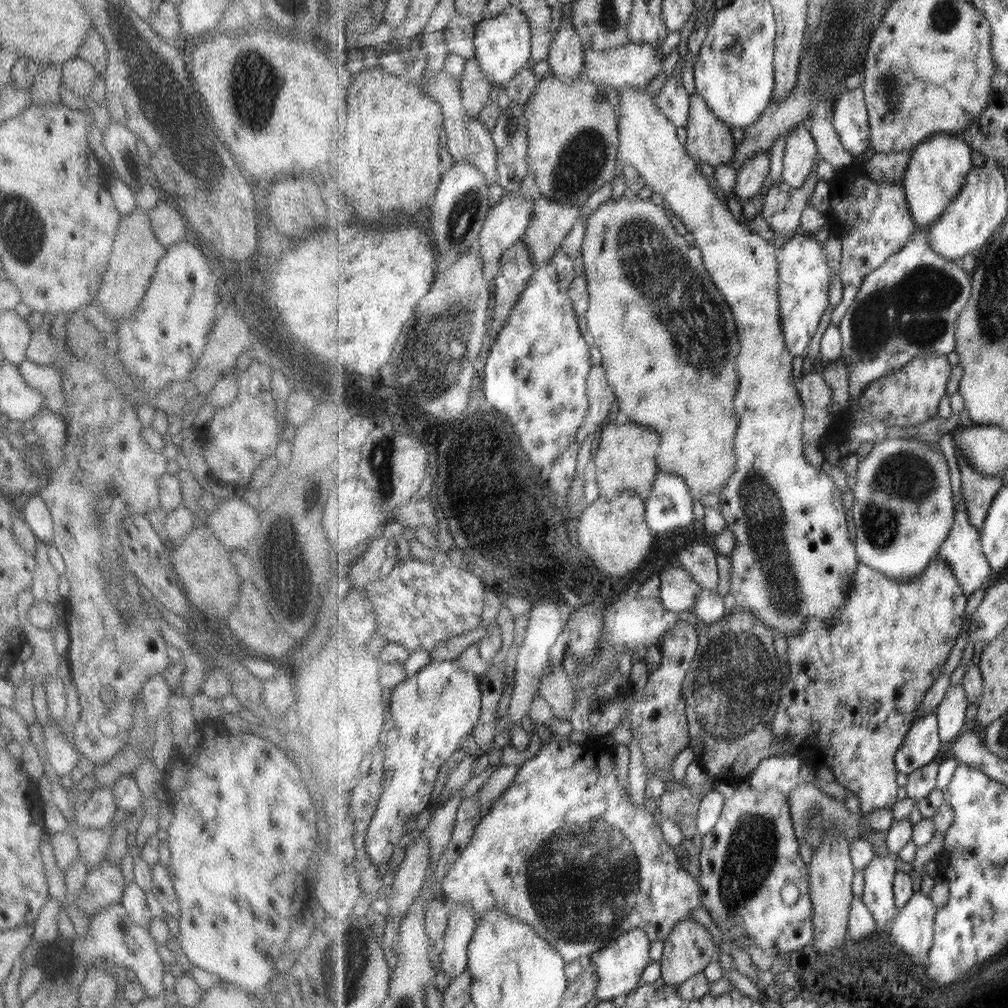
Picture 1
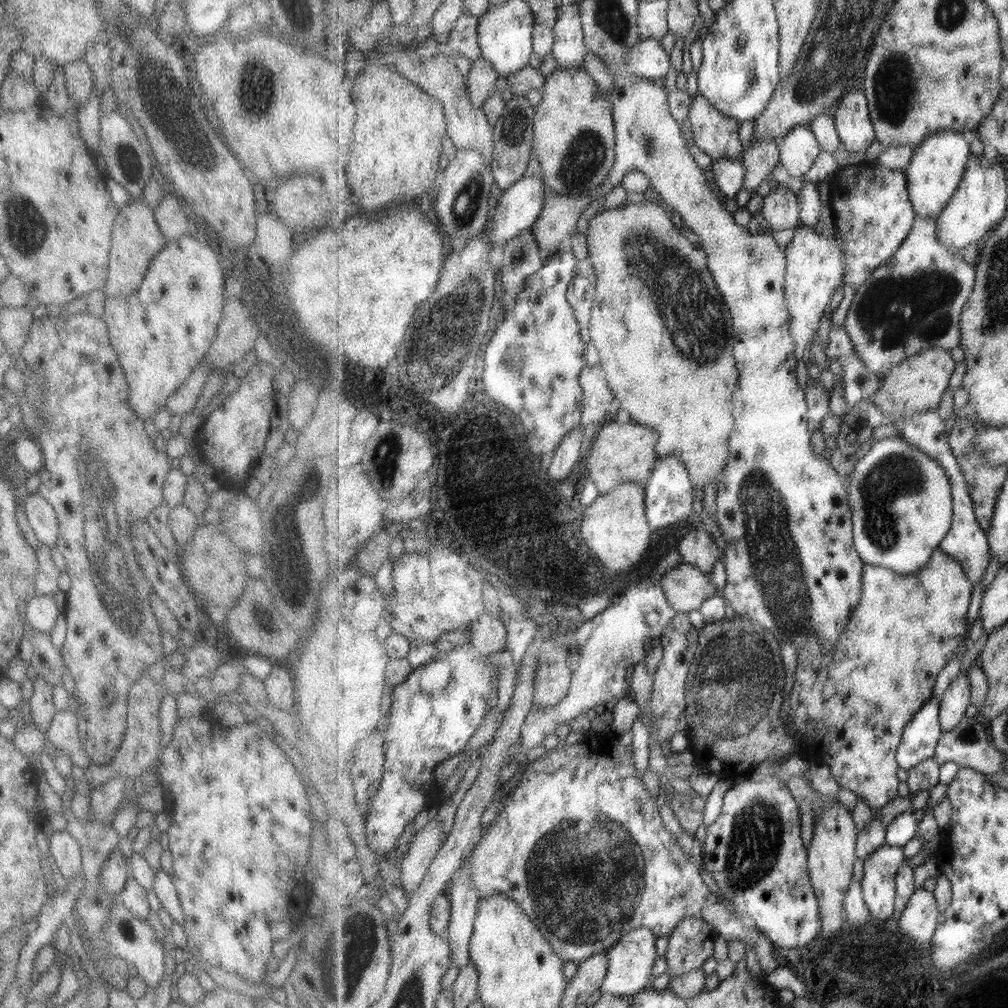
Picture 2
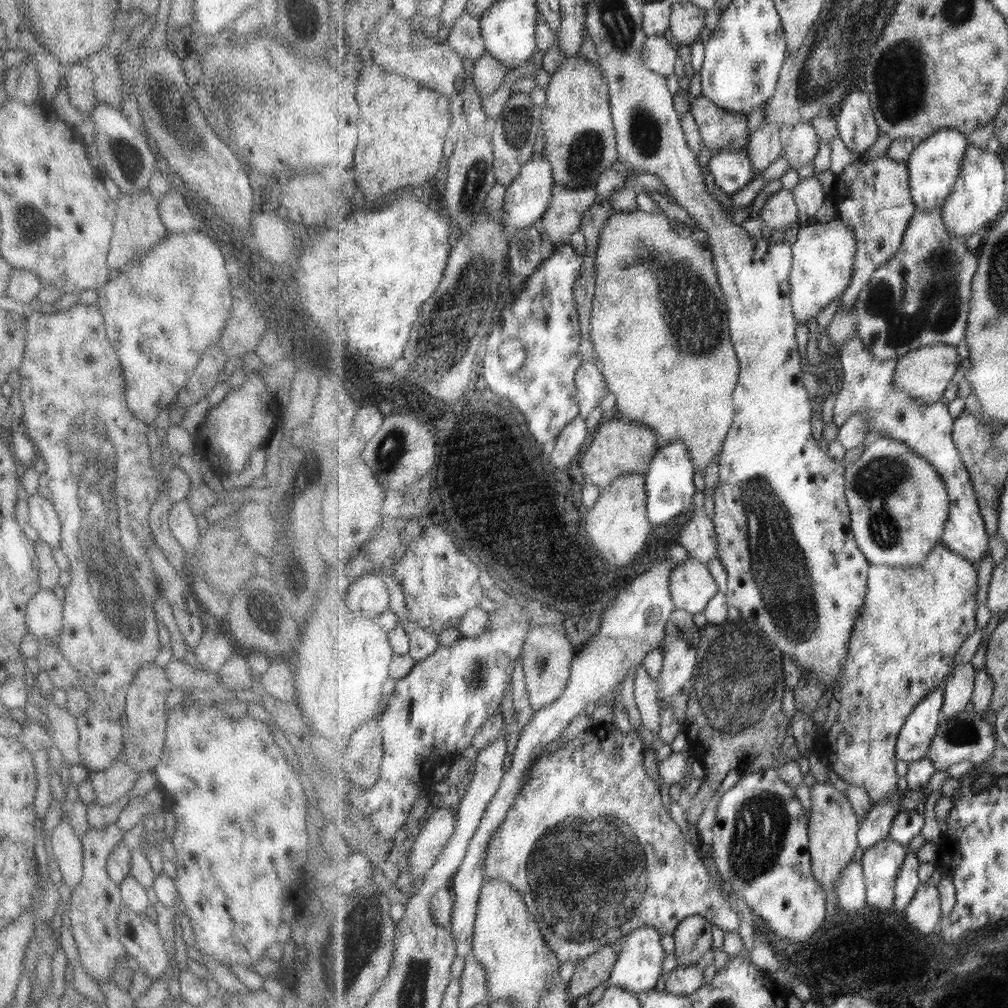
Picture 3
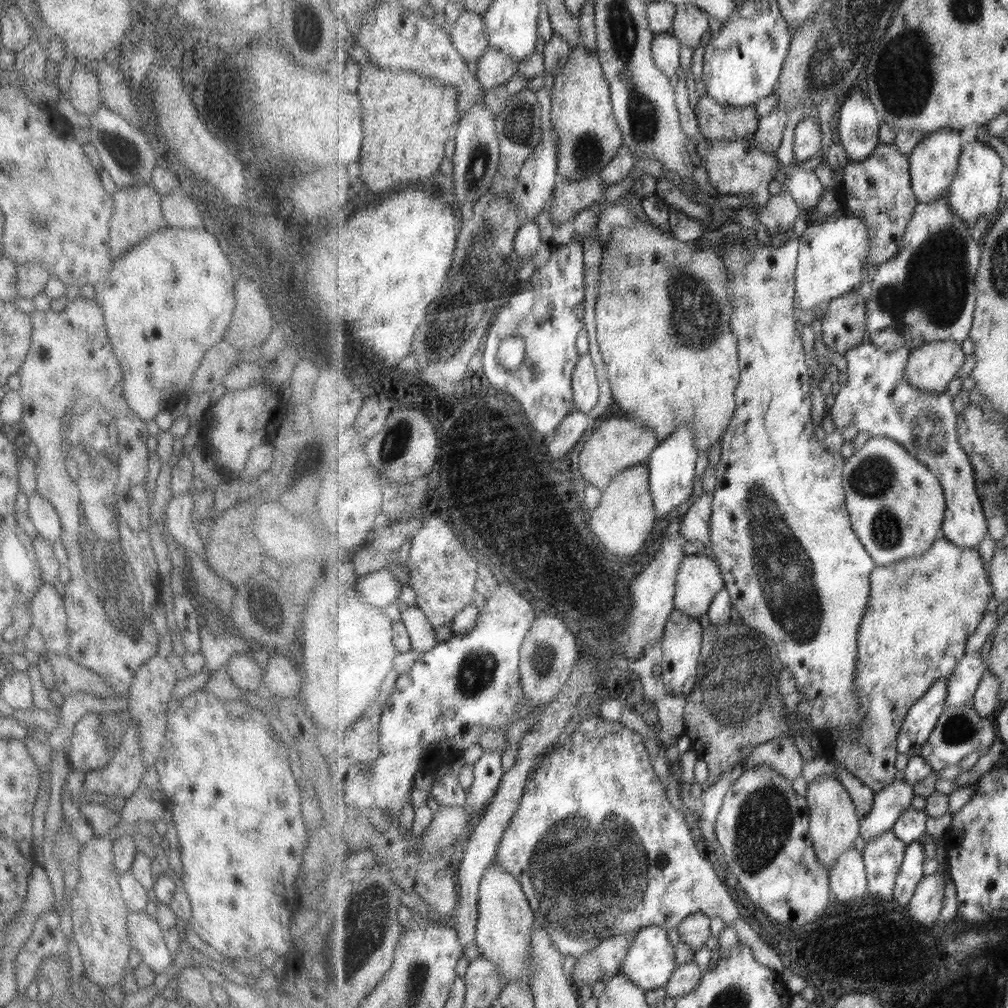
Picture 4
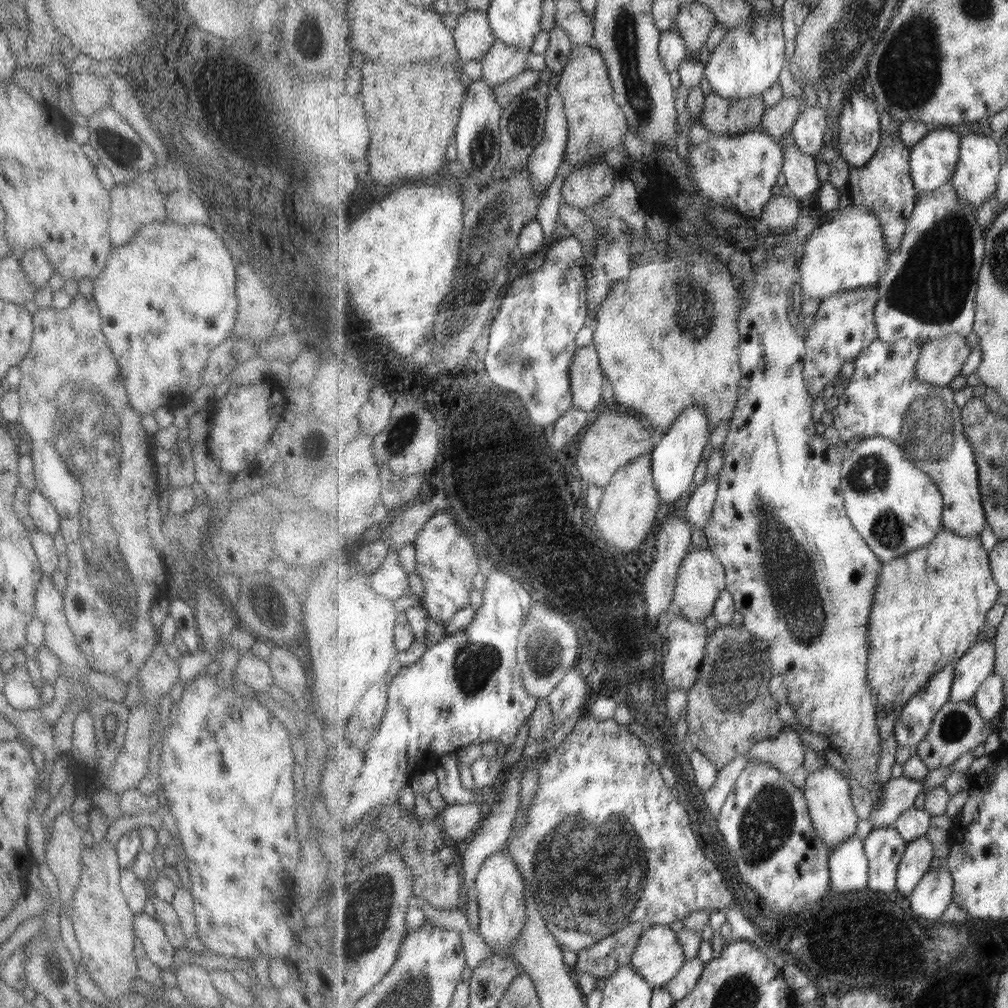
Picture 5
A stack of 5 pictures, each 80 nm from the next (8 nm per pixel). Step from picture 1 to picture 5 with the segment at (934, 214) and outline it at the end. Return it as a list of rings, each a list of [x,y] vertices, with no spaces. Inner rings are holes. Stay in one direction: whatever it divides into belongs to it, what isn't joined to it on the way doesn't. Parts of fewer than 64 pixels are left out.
[[[937,128],[911,149],[910,176],[919,192],[946,186],[958,168],[962,134],[954,128]]]

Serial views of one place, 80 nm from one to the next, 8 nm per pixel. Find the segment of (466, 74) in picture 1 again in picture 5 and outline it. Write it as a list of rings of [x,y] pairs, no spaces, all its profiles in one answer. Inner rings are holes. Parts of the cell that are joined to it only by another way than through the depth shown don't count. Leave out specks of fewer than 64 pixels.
[[[500,40],[493,43],[482,63],[482,77],[491,86],[503,84],[525,72],[531,52],[516,50]]]

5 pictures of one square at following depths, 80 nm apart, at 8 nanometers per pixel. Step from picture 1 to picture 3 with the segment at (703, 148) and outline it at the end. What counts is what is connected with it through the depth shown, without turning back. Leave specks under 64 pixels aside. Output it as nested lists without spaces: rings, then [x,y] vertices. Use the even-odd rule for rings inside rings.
[[[702,94],[692,99],[690,112],[698,125],[702,142],[710,151],[737,151],[748,147],[750,134],[747,131],[747,114],[744,112],[725,110]]]

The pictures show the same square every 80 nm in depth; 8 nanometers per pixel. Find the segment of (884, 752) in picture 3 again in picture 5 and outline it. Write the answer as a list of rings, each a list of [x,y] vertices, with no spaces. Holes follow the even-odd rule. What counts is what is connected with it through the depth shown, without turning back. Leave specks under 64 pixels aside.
[[[944,528],[931,544],[883,565],[871,609],[868,668],[869,687],[879,697],[876,719],[881,737],[881,756],[876,774],[880,782],[892,779],[891,768],[900,747],[896,723],[907,703],[929,685],[932,676],[966,656],[975,647],[977,636],[985,629],[989,610],[1004,598],[992,575],[989,553],[983,548],[979,536],[961,538],[952,530]]]

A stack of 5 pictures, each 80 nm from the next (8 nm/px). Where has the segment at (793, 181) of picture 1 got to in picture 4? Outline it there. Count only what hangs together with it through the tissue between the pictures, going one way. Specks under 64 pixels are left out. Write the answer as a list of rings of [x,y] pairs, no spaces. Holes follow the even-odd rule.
[[[810,117],[798,122],[794,129],[794,158],[793,161],[803,163],[814,158],[817,152],[822,151],[821,126]]]

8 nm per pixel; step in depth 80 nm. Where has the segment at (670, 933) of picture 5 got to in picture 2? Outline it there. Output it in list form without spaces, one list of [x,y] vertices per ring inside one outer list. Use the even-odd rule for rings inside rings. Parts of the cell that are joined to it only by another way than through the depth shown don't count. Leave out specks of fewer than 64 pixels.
[[[635,928],[623,935],[614,947],[606,950],[610,966],[607,969],[606,979],[600,988],[601,996],[605,994],[634,996],[651,985],[653,980],[651,970],[653,970],[655,960],[659,957],[656,949],[657,939],[658,936],[655,936],[650,928]]]

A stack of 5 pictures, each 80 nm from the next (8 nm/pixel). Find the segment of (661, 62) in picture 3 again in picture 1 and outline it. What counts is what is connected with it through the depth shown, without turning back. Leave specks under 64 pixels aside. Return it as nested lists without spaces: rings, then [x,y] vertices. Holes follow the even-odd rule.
[[[627,43],[621,48],[612,48],[600,51],[587,47],[584,50],[585,68],[583,76],[587,76],[593,84],[610,84],[618,91],[626,85],[633,85],[637,88],[646,87],[659,72],[661,72],[661,53],[659,49],[650,44]]]

